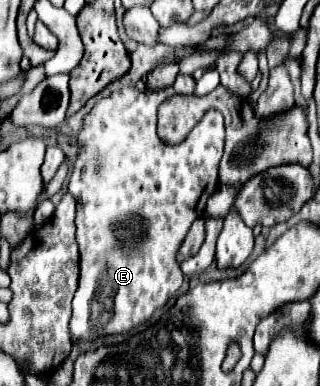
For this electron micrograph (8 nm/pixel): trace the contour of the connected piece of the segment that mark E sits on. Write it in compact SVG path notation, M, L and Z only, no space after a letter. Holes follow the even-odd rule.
M178 75L176 83L172 87L166 87L162 91L136 91L132 87L122 87L122 89L116 89L110 97L106 99L100 99L92 111L84 117L84 125L76 137L76 143L78 143L78 157L74 161L74 169L70 173L70 181L68 181L68 193L74 195L76 201L76 241L80 245L80 285L78 285L78 291L72 299L72 321L70 321L70 331L72 331L72 341L74 343L88 343L88 341L94 341L98 337L104 337L104 335L112 335L112 333L128 333L130 329L142 325L144 321L148 321L152 317L152 313L160 307L164 307L168 303L168 299L180 289L182 281L184 281L184 275L178 267L178 261L176 261L176 253L190 229L190 225L200 217L198 213L204 213L204 203L206 199L218 189L218 163L222 159L222 149L224 149L224 119L218 111L210 111L206 113L200 123L194 127L192 133L188 133L188 137L178 143L178 145L168 145L164 143L158 135L156 135L156 111L158 111L158 105L166 99L166 97L172 97L176 93L192 93L194 89L194 77L190 75ZM132 219L138 219L138 227L134 227L134 237L140 237L140 239L132 239L130 245L122 245L120 239L116 239L112 227L130 227Z

